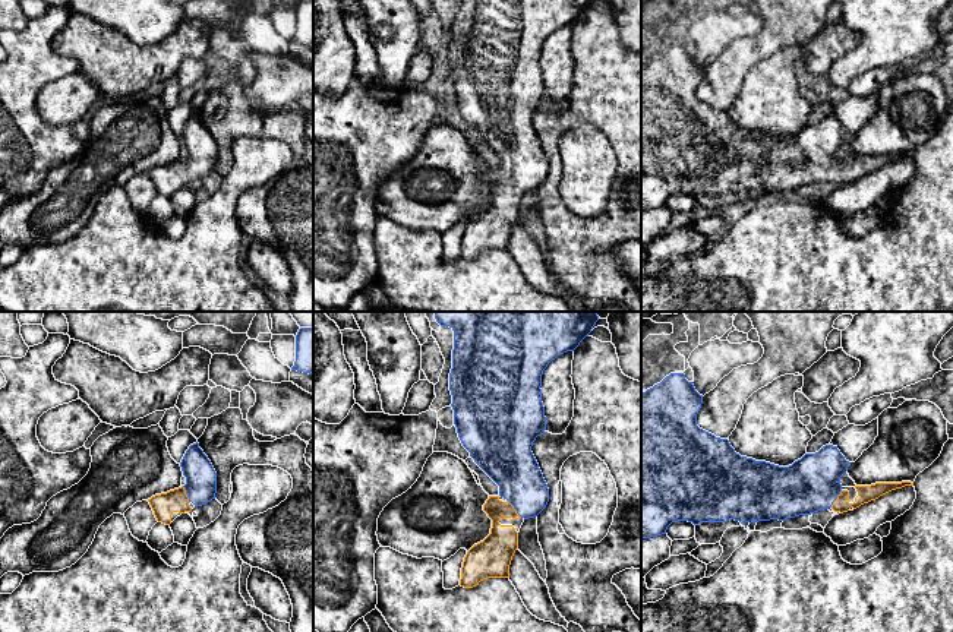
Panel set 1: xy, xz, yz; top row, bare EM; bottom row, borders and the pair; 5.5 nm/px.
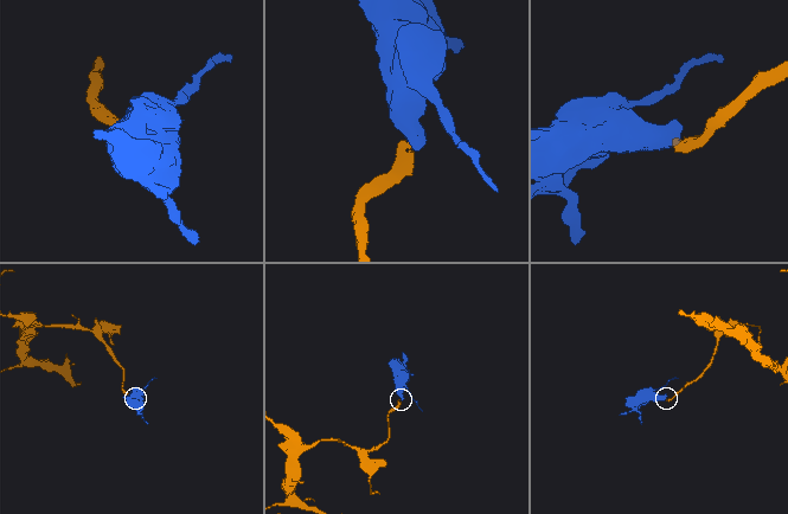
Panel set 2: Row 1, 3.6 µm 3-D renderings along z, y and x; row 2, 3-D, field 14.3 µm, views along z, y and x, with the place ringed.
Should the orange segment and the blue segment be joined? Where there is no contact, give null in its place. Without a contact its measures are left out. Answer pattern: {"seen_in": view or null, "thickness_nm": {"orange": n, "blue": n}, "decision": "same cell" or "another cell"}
{"seen_in": "xz", "thickness_nm": {"orange": 190, "blue": 280}, "decision": "same cell"}

